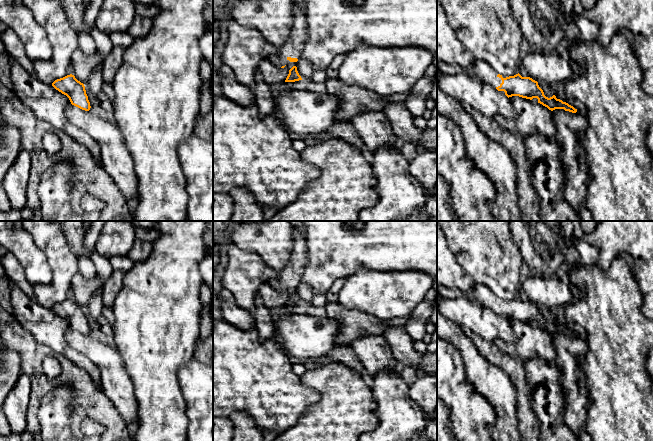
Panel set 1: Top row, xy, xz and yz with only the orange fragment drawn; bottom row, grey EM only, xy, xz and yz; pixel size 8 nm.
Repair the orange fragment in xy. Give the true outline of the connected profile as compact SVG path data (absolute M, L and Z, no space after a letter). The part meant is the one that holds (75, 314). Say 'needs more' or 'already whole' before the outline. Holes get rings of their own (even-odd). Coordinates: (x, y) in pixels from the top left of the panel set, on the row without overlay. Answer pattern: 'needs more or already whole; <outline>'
already whole; M70 298L63 302L57 303L52 310L66 319L71 328L85 335L89 335L91 330L86 318L85 310L78 305L74 299Z

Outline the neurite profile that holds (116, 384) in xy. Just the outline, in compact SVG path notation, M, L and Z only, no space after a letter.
M72 328L65 333L65 341L99 369L103 393L113 403L123 421L126 424L138 422L134 385L117 349L96 340L91 334L85 335Z

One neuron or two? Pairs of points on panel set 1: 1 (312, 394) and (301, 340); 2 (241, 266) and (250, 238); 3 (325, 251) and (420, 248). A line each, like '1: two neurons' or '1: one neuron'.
1: two neurons
2: two neurons
3: one neuron

